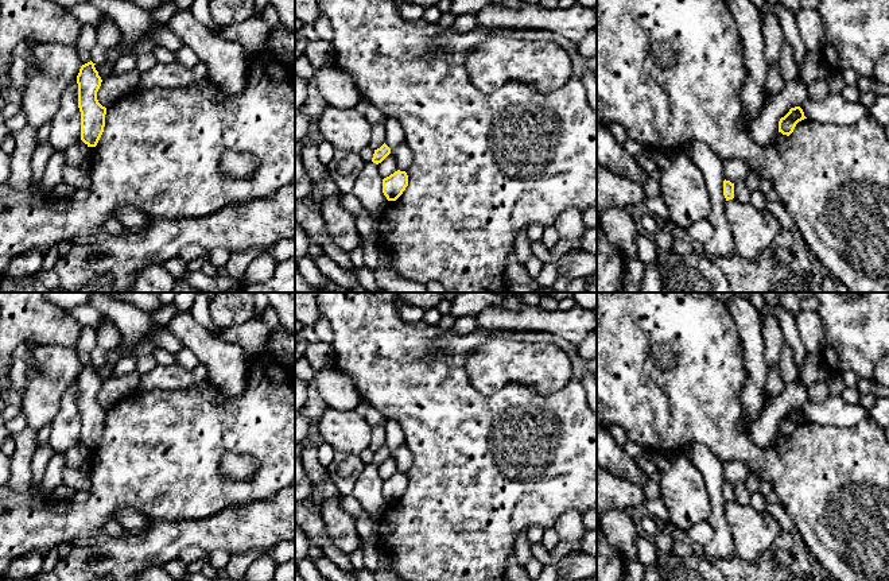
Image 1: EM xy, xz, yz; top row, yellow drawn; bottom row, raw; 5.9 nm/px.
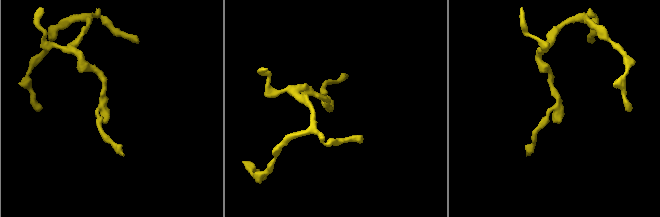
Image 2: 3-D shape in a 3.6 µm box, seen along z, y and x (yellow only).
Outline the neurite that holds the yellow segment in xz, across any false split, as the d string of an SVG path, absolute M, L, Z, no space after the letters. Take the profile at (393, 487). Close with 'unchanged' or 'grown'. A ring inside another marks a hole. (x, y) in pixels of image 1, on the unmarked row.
M395 473L383 481L383 495L388 503L396 503L408 488L408 477L405 473Z | unchanged

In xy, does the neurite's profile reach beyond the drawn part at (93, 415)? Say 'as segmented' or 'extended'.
extended

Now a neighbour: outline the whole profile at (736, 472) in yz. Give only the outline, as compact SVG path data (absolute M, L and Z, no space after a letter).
M730 461L725 464L723 479L726 483L730 483L731 485L745 483L749 475L749 466L742 461Z

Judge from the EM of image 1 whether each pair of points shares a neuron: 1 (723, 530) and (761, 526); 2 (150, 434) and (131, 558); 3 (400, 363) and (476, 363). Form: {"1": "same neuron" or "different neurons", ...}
{"1": "different neurons", "2": "different neurons", "3": "different neurons"}

